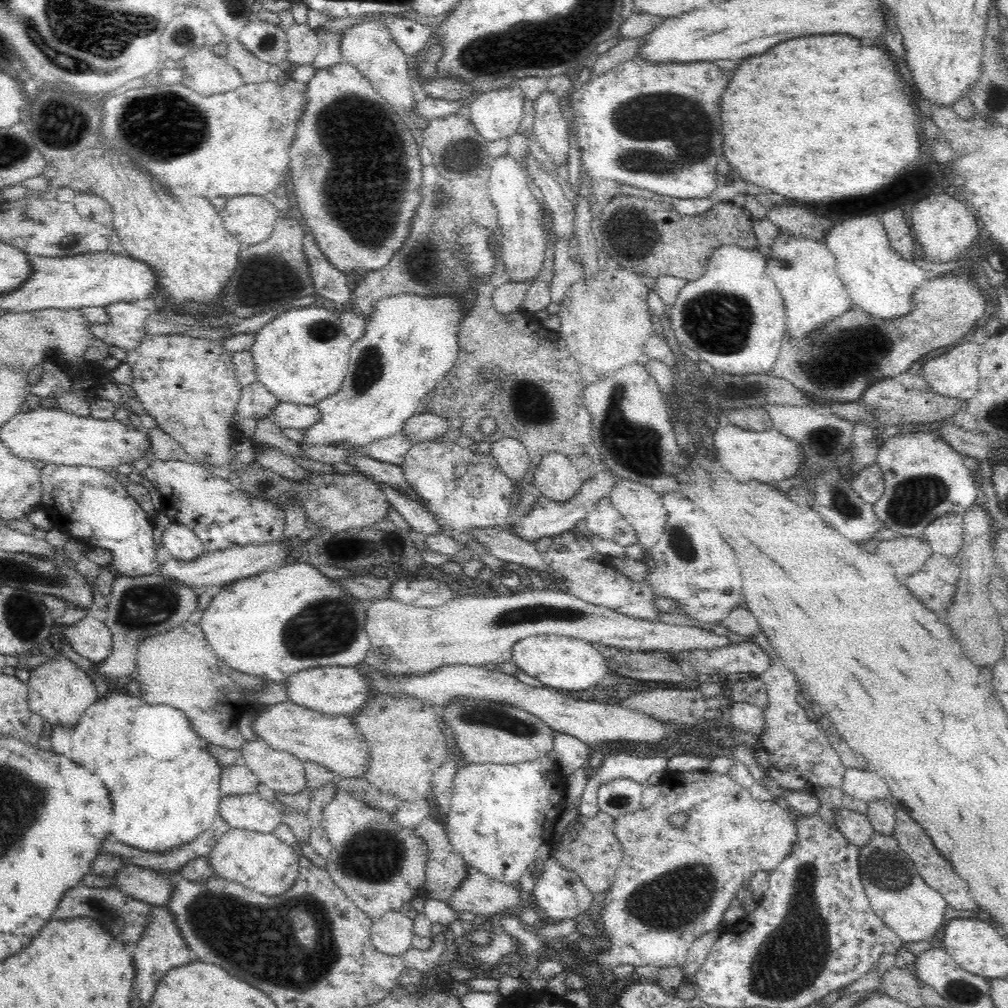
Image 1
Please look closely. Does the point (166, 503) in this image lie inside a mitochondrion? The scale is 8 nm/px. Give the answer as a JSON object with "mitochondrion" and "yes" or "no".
{"mitochondrion":"no"}

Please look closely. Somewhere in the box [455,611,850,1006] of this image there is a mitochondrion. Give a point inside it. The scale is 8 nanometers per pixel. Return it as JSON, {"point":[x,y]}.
{"point":[792,957]}

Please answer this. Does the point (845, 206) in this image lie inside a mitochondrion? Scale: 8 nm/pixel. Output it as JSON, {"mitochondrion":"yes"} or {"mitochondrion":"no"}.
{"mitochondrion":"no"}

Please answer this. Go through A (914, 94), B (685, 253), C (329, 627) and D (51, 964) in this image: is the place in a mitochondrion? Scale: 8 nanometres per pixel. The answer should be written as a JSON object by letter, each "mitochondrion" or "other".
{"A":"other","B":"other","C":"mitochondrion","D":"other"}

